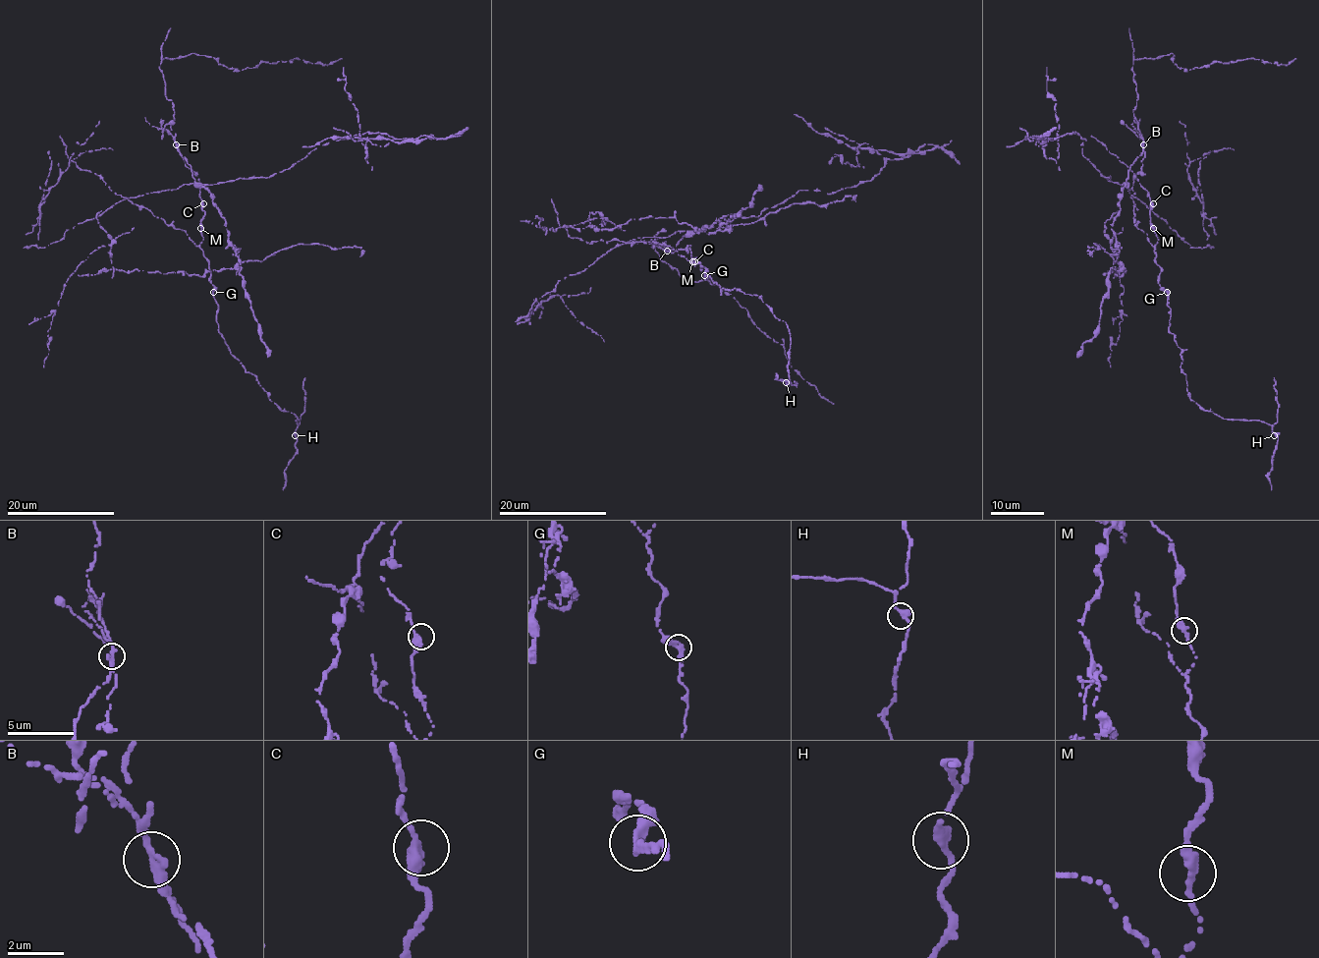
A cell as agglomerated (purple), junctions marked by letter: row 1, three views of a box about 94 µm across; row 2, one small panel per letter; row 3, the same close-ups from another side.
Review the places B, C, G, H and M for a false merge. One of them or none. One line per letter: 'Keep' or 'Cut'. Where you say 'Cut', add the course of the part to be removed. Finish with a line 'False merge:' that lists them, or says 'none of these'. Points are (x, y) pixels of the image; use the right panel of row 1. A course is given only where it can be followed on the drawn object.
B: Cut. Course of the part to remove: (1142, 143), (1112, 224), (1113, 257), (1126, 270), (1109, 272), (1122, 270), (1111, 245), (1124, 290), (1111, 366)
C: Keep
G: Keep
H: Keep
M: Keep
False merge: B

